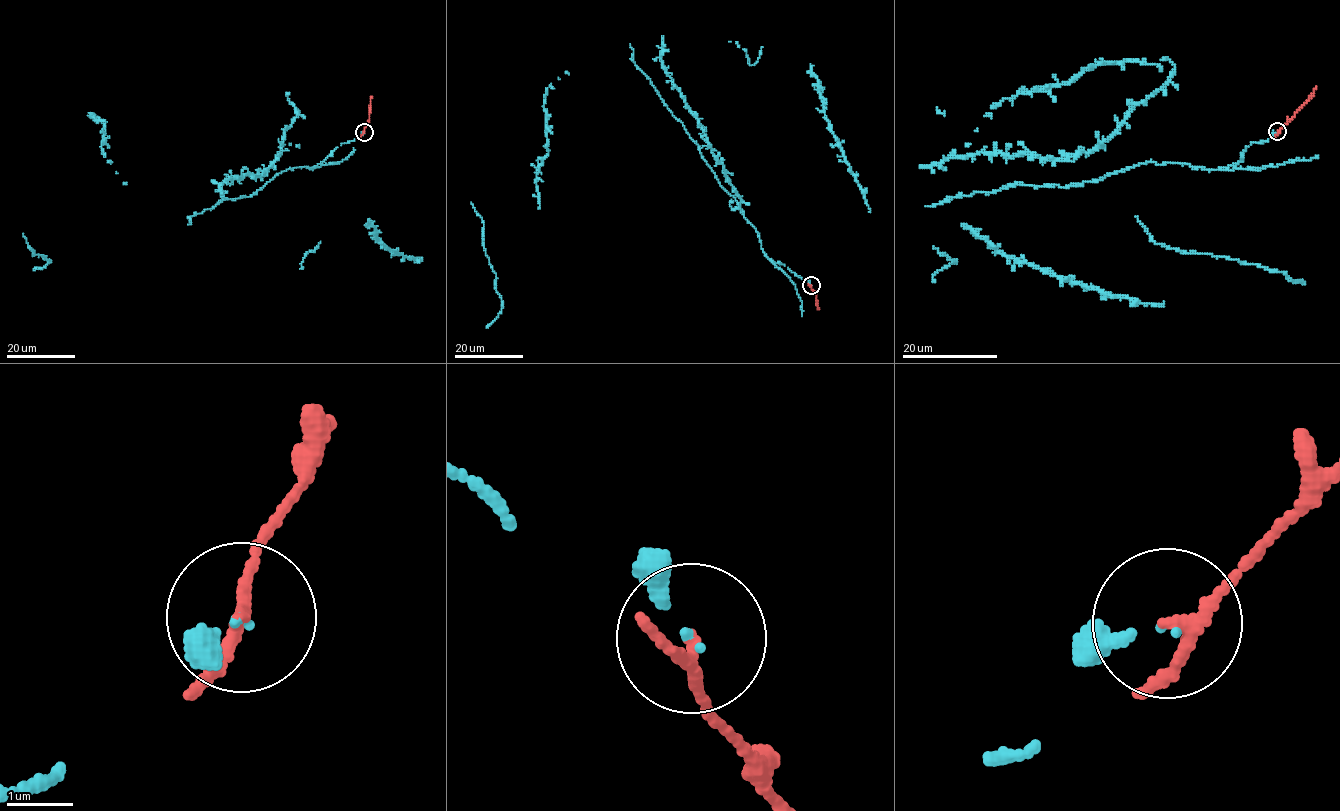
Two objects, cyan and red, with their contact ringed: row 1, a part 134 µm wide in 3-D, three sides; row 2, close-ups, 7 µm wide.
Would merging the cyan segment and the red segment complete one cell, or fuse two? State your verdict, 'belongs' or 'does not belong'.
belongs

